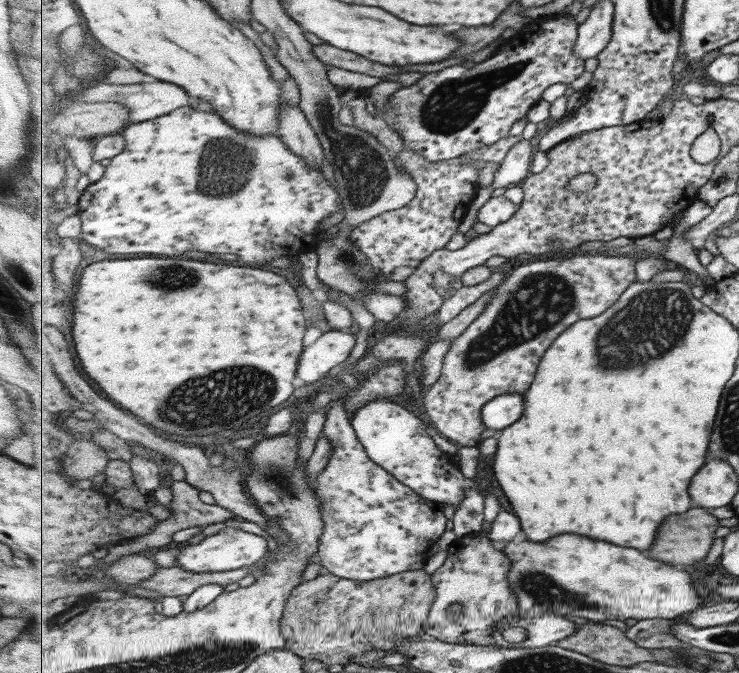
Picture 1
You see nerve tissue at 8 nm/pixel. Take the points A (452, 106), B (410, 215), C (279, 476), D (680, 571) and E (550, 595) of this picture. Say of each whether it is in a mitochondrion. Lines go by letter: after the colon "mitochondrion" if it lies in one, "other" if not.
A: mitochondrion
B: other
C: mitochondrion
D: other
E: mitochondrion

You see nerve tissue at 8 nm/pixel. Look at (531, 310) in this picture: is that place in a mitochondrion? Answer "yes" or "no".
yes

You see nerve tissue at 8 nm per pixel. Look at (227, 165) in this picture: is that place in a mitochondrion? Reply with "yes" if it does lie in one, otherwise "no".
yes

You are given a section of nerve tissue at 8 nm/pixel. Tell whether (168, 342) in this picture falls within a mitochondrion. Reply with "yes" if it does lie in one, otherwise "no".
no

